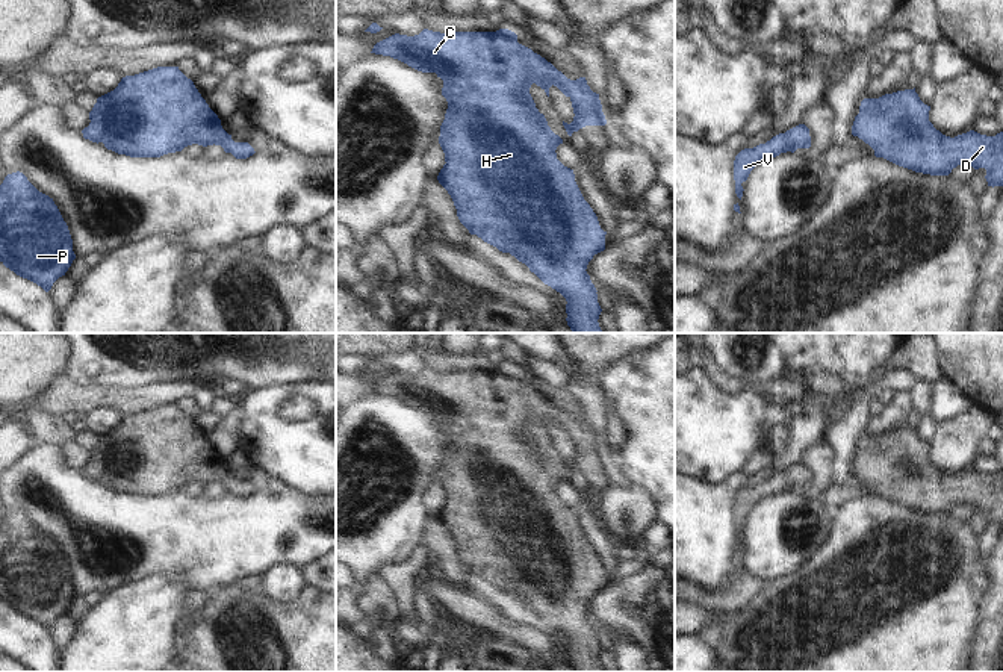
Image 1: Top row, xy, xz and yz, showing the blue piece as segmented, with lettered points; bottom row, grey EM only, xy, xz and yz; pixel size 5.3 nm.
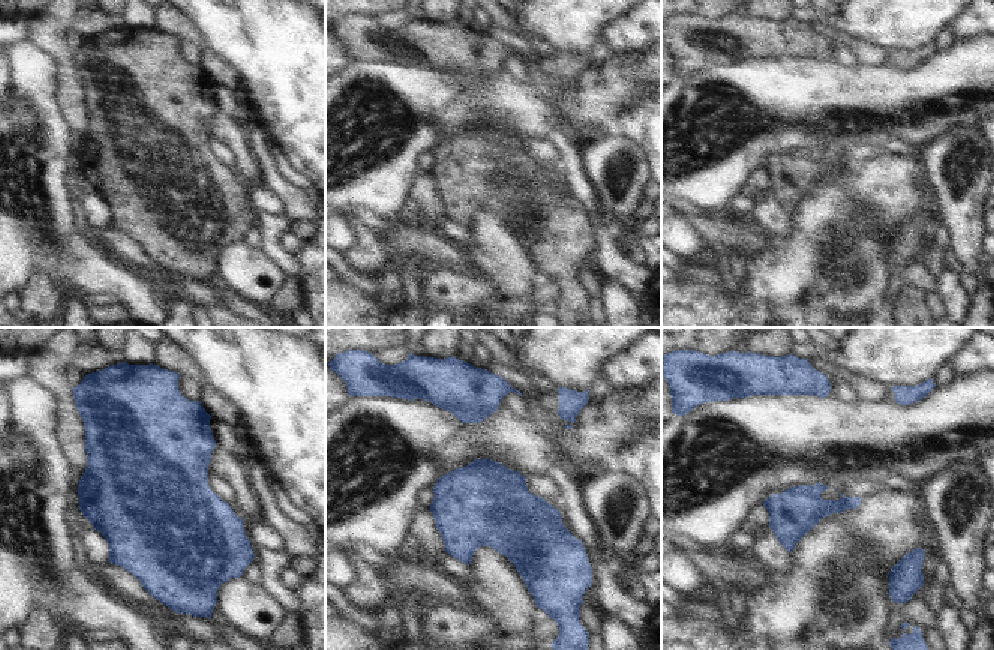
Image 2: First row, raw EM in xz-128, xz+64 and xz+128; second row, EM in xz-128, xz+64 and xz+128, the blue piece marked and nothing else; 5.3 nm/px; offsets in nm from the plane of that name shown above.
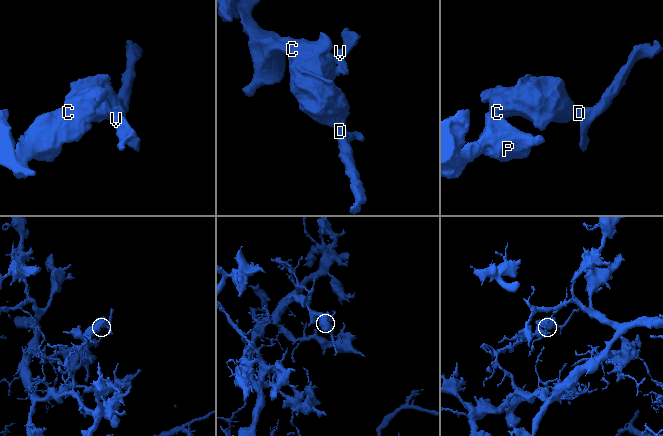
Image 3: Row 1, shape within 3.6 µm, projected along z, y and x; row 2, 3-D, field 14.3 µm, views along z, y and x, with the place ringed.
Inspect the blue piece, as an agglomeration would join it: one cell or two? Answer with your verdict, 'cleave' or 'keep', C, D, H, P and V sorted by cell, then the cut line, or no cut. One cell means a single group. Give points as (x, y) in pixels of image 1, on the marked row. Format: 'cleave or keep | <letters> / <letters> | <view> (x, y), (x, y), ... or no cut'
keep | C D H P V | no cut

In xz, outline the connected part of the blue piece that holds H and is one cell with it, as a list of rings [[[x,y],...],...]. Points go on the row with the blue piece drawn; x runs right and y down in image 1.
[[[424,29],[415,36],[395,33],[377,42],[371,53],[390,56],[422,73],[436,73],[443,80],[442,95],[448,101],[448,109],[440,126],[439,144],[446,163],[437,180],[451,195],[460,222],[470,235],[477,235],[502,253],[510,253],[545,285],[560,292],[567,301],[566,321],[572,333],[604,333],[598,322],[602,312],[598,291],[585,269],[593,256],[605,250],[607,232],[601,229],[596,213],[584,200],[573,170],[557,159],[555,150],[563,139],[551,130],[529,94],[531,85],[536,83],[548,97],[552,85],[569,97],[575,117],[570,124],[563,121],[563,126],[572,136],[585,126],[607,124],[599,94],[590,89],[585,77],[567,79],[545,58],[519,44],[517,35],[508,29],[452,33]]]

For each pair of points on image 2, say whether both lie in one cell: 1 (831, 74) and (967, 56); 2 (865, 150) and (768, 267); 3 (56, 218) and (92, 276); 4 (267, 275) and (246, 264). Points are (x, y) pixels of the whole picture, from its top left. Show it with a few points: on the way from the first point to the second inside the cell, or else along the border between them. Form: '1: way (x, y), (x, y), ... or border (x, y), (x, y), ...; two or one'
1: way (865, 84), (933, 84); one
2: border (882, 152), (861, 162); two
3: way (56, 233), (56, 240), (77, 261); one
4: way (263, 275), (257, 275), (251, 269); one

